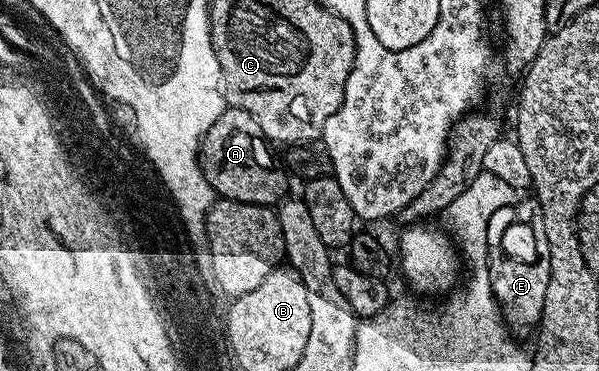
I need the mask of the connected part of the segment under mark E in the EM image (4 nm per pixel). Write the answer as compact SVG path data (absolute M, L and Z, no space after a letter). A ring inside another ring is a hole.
M528 199L523 206L521 205L505 207L497 211L493 219L489 219L485 273L493 287L495 302L499 305L503 320L508 326L515 328L516 325L519 329L534 330L543 314L545 287L549 287L549 242L545 240L543 214L537 211L536 202ZM514 225L527 225L527 233L531 236L532 243L535 244L531 249L532 255L535 256L532 261L518 261L513 254L503 250L503 245L499 240L506 235L507 229L513 228Z

